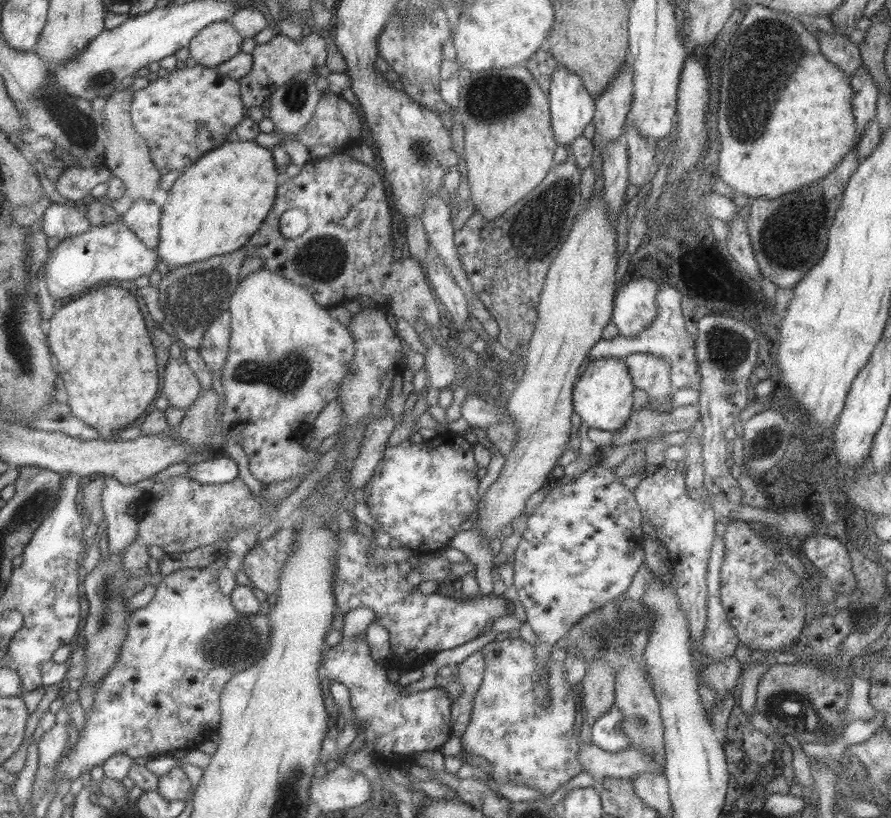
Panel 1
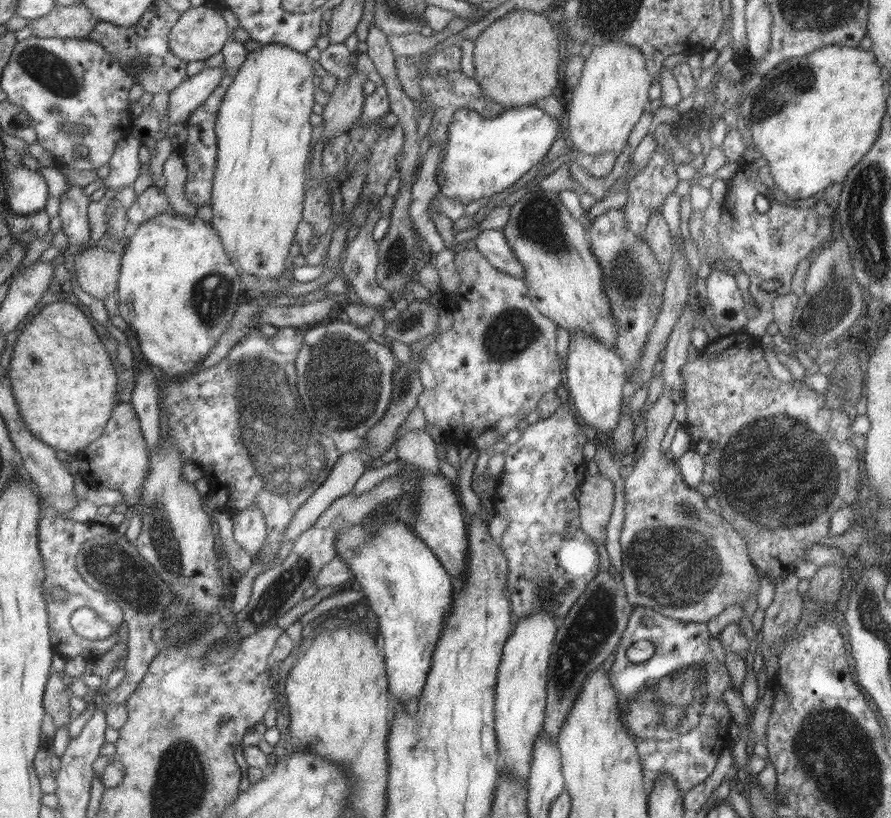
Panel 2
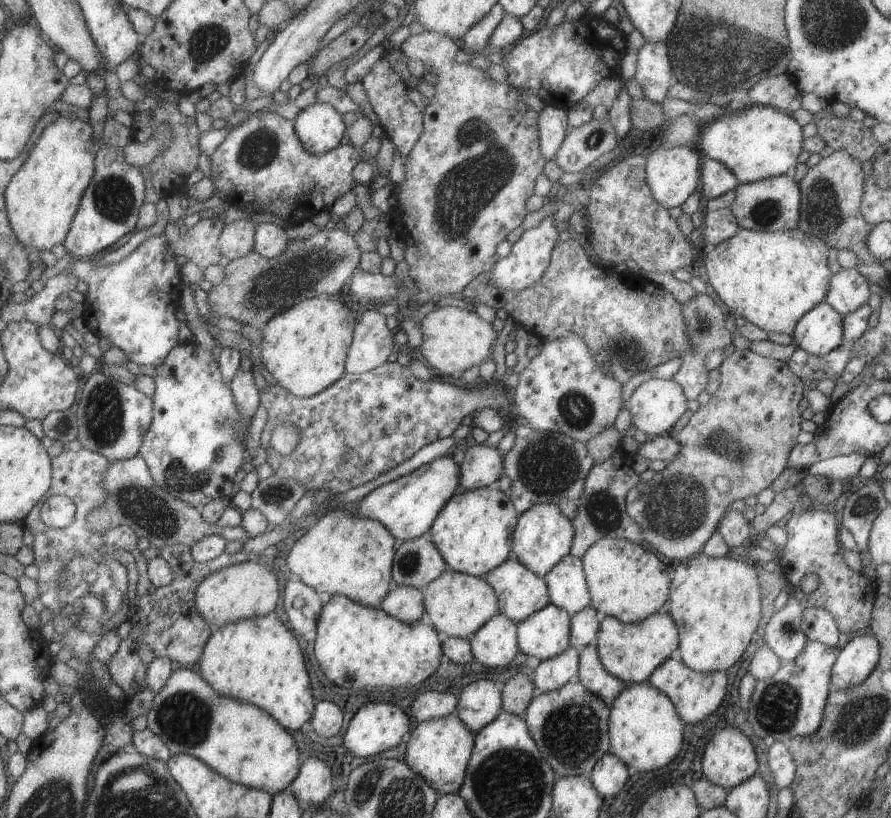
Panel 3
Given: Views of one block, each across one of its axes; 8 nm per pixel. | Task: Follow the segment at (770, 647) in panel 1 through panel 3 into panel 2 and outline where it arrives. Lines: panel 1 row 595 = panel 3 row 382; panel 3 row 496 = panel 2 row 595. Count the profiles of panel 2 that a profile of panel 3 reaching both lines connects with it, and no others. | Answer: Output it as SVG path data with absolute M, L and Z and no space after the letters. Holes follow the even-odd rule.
M682 389L662 391L644 415L646 435L640 442L635 461L623 472L625 482L625 516L619 545L621 546L621 574L627 602L635 607L651 608L677 621L701 622L704 625L715 618L724 607L742 602L750 592L757 594L758 581L755 568L751 564L747 549L739 533L719 514L707 509L705 498L682 481L680 471L673 462L665 459L659 449L659 442L665 434L665 429L674 418L676 403L684 400Z

